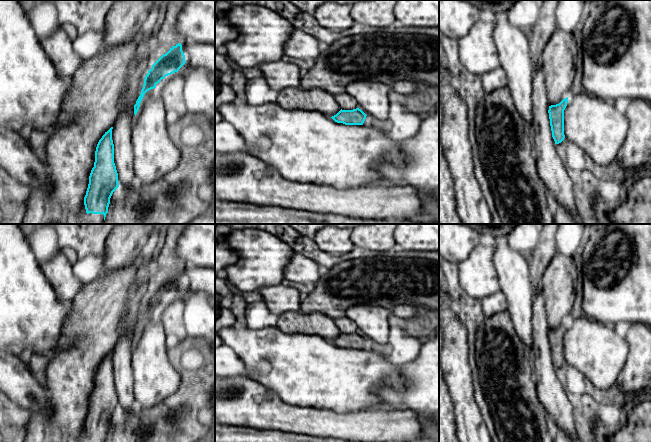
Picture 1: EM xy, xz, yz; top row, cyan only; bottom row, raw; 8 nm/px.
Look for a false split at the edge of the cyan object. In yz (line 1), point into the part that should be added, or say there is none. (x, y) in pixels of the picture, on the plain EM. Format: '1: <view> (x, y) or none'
1: none

